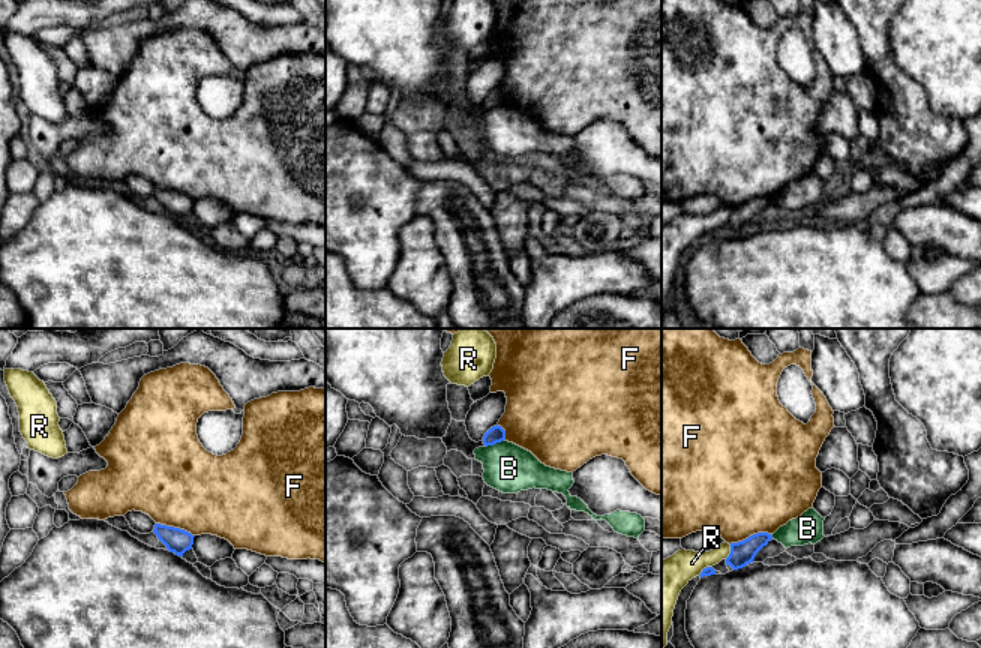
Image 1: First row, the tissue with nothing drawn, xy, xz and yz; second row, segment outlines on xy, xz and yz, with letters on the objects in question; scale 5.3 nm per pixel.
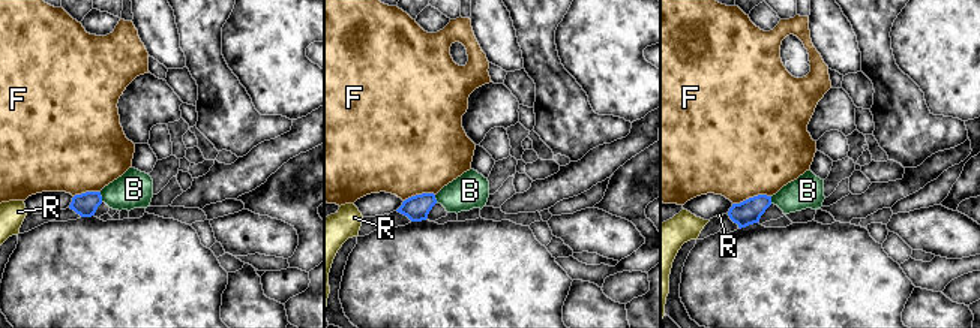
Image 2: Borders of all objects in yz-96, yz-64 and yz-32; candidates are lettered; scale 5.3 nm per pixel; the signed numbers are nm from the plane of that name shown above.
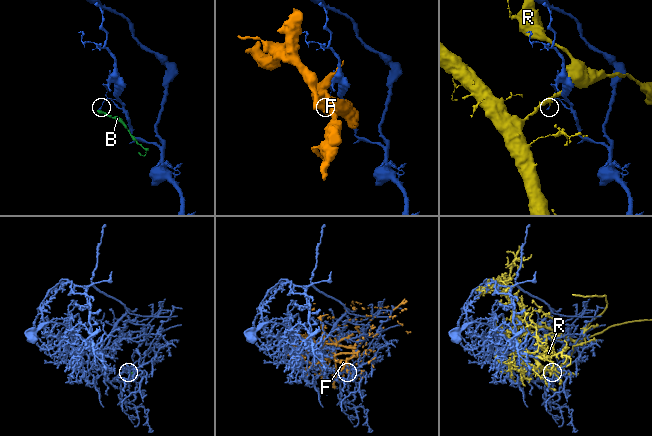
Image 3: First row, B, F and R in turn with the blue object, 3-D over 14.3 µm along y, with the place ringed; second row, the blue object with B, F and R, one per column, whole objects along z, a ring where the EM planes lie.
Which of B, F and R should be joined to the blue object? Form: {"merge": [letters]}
{"merge": []}

